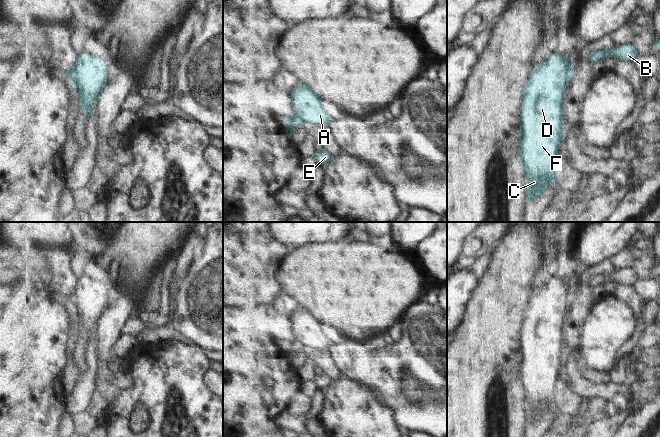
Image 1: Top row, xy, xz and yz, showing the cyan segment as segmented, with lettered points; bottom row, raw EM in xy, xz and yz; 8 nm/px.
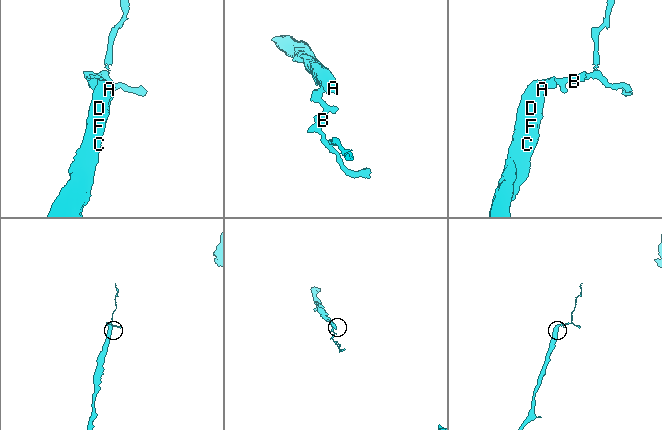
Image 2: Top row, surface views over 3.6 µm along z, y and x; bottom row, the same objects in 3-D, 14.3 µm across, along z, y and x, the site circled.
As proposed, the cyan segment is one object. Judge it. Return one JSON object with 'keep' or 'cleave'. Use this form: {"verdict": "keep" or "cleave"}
{"verdict": "cleave"}

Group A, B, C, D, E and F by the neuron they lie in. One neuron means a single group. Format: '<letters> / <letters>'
A C D F / B E

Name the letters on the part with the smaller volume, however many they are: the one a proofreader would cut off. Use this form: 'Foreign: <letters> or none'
Foreign: B, E

